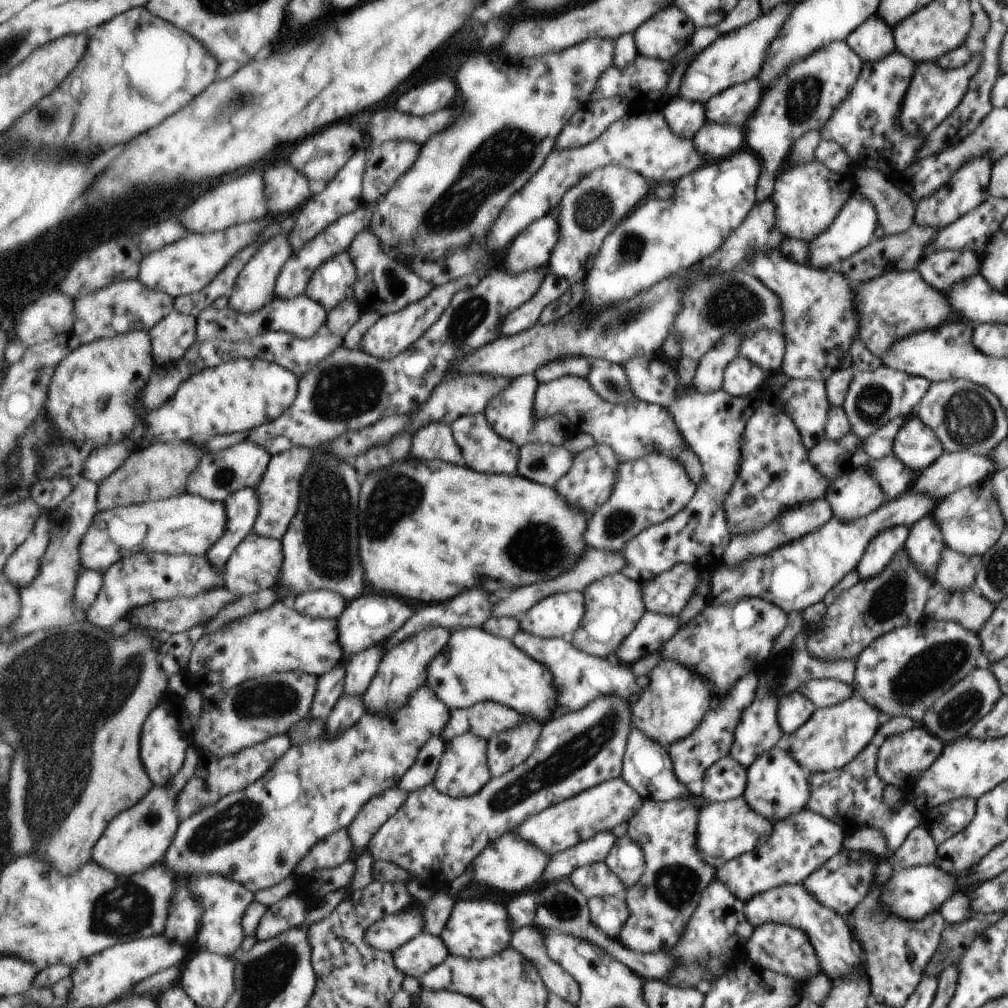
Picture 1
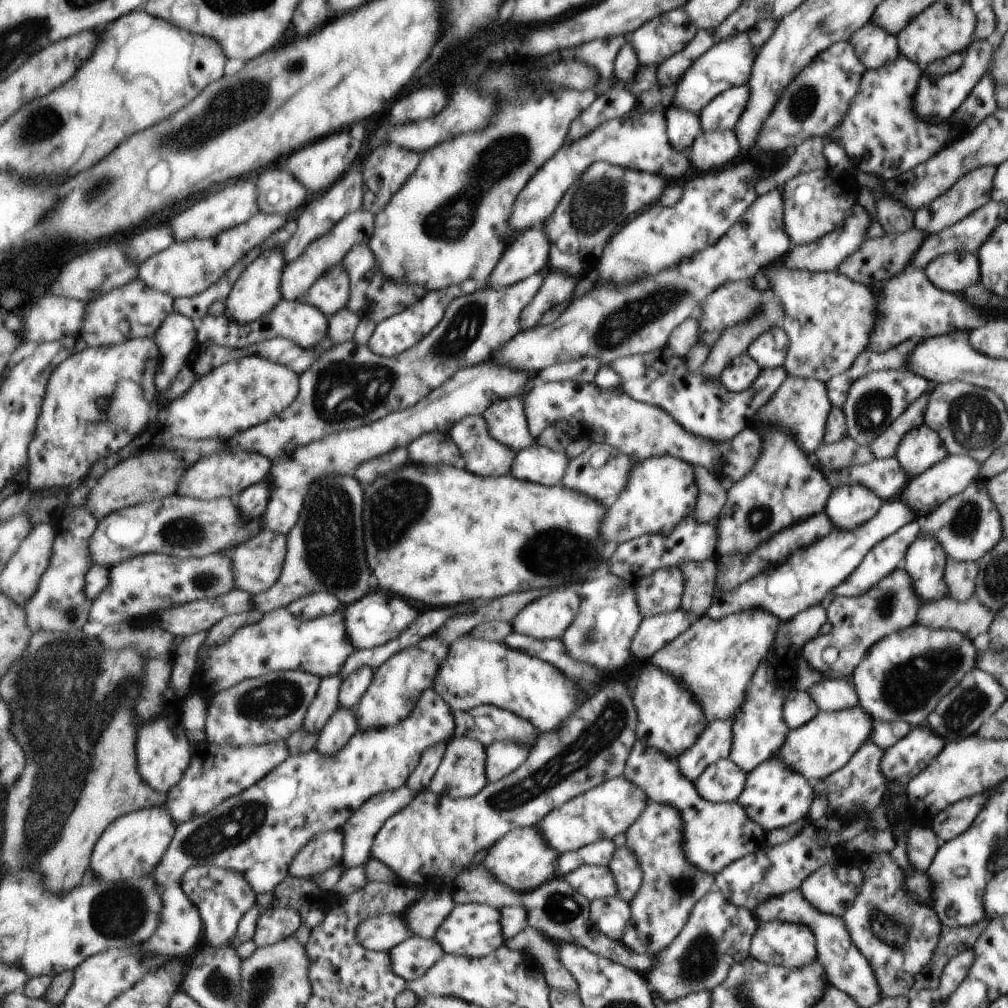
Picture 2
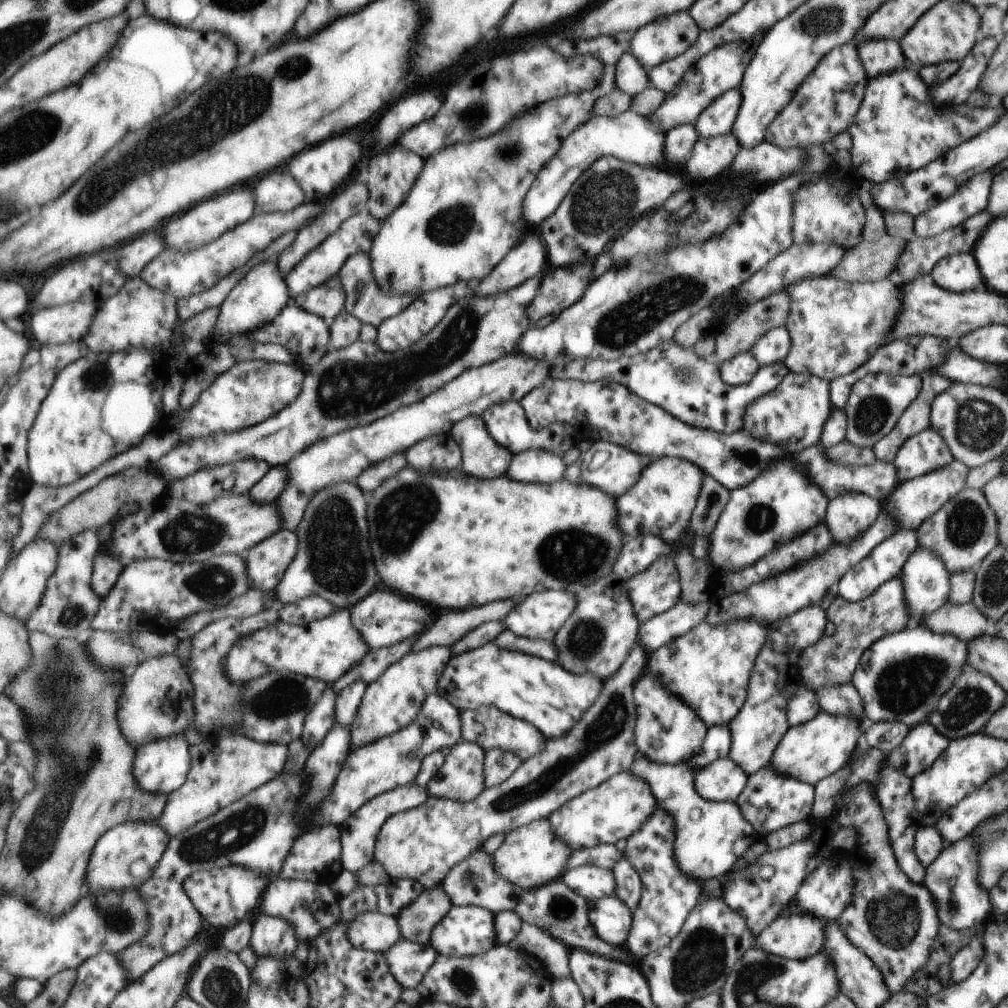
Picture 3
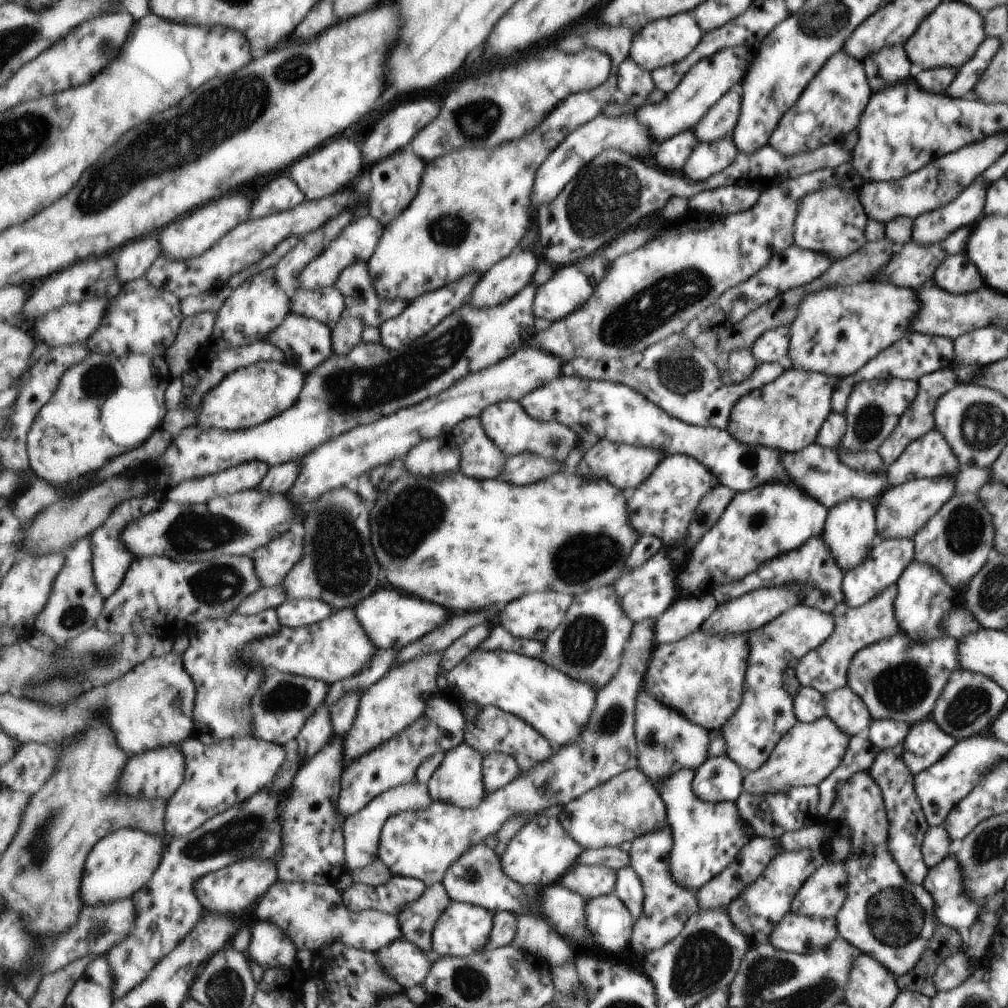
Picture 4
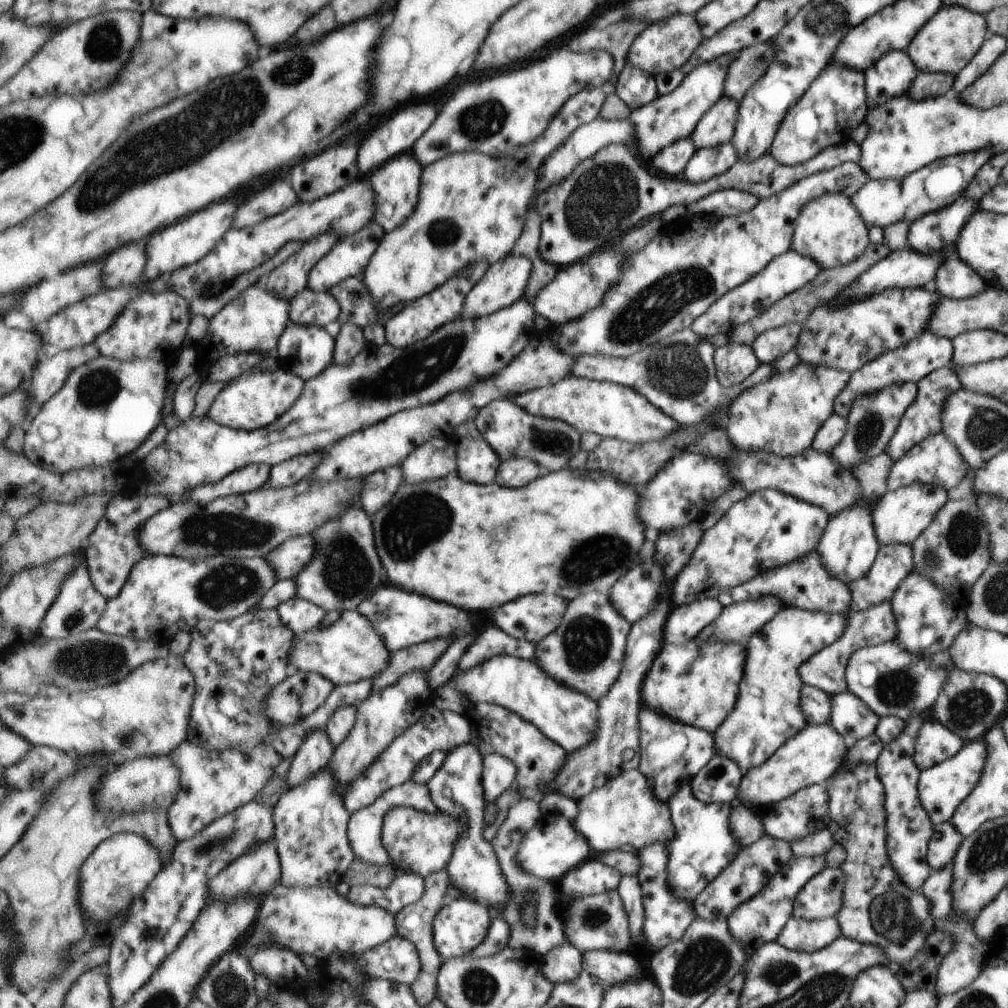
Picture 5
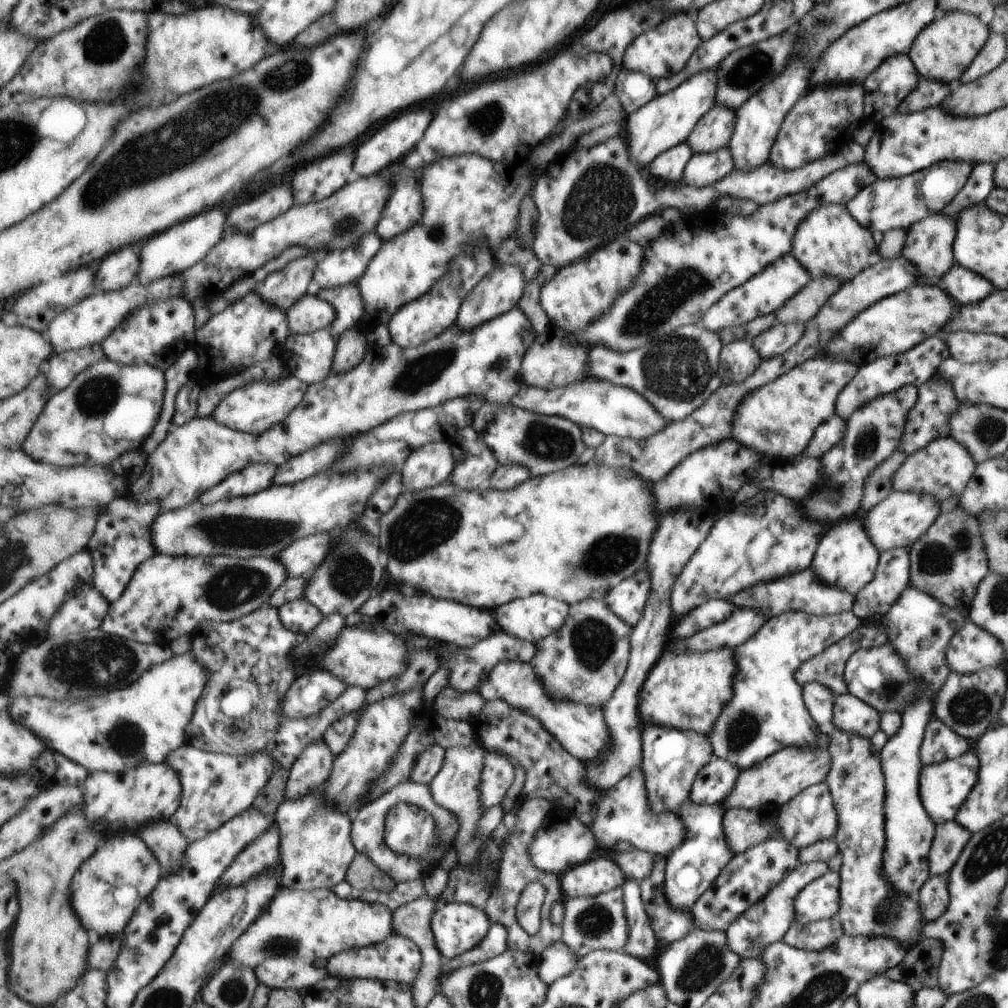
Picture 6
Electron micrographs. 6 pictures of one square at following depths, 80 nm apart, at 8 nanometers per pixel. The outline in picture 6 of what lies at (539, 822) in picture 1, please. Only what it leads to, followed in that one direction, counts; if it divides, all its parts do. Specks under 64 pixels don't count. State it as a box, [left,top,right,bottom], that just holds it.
[589,770,686,857]

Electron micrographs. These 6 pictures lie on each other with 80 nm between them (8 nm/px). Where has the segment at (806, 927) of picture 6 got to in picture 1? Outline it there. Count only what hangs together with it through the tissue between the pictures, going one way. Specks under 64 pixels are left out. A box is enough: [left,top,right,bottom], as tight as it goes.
[745,922,819,981]

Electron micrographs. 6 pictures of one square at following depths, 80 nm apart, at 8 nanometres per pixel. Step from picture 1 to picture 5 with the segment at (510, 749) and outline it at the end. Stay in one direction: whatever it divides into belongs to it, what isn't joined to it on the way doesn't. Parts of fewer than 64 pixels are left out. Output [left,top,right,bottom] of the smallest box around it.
[484,753,518,803]

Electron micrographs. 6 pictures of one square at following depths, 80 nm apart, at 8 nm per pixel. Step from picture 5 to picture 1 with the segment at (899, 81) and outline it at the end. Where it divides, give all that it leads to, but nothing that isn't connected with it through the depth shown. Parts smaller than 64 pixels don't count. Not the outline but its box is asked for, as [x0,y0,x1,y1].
[845,15,896,63]

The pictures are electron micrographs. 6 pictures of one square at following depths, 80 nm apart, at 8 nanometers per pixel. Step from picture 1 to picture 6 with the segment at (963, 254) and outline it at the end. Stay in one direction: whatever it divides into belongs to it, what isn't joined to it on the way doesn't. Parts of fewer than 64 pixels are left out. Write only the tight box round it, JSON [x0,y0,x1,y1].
[936,264,995,305]

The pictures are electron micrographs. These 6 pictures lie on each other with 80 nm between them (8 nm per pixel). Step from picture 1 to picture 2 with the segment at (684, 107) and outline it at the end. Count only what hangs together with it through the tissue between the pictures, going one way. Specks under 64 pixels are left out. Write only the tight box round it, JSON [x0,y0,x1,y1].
[663,106,701,154]

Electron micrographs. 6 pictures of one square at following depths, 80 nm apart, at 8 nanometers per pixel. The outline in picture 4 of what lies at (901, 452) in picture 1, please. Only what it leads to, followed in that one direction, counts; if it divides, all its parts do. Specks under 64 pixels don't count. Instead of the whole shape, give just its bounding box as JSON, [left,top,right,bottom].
[885,428,962,488]

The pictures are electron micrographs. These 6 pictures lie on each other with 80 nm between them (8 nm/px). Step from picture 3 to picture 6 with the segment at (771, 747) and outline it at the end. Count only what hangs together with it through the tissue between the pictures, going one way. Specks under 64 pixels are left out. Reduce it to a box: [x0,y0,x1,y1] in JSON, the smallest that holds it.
[705,611,860,771]

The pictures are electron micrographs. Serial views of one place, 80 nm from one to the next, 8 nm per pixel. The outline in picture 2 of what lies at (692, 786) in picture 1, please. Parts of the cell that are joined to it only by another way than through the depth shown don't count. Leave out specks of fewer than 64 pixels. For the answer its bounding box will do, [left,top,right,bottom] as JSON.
[675,719,732,782]

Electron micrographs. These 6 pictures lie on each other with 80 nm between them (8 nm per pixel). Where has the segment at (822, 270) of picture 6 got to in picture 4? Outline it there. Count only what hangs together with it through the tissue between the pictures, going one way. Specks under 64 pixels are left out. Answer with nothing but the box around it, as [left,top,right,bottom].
[792,187,867,262]

